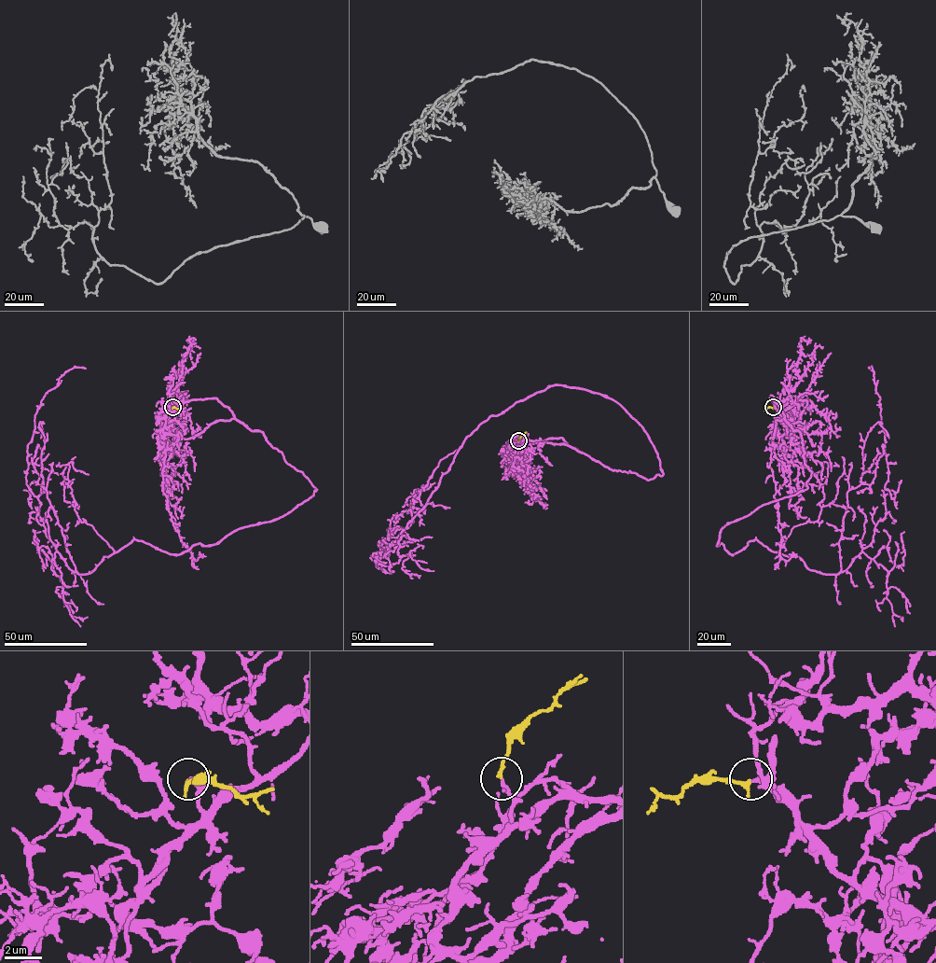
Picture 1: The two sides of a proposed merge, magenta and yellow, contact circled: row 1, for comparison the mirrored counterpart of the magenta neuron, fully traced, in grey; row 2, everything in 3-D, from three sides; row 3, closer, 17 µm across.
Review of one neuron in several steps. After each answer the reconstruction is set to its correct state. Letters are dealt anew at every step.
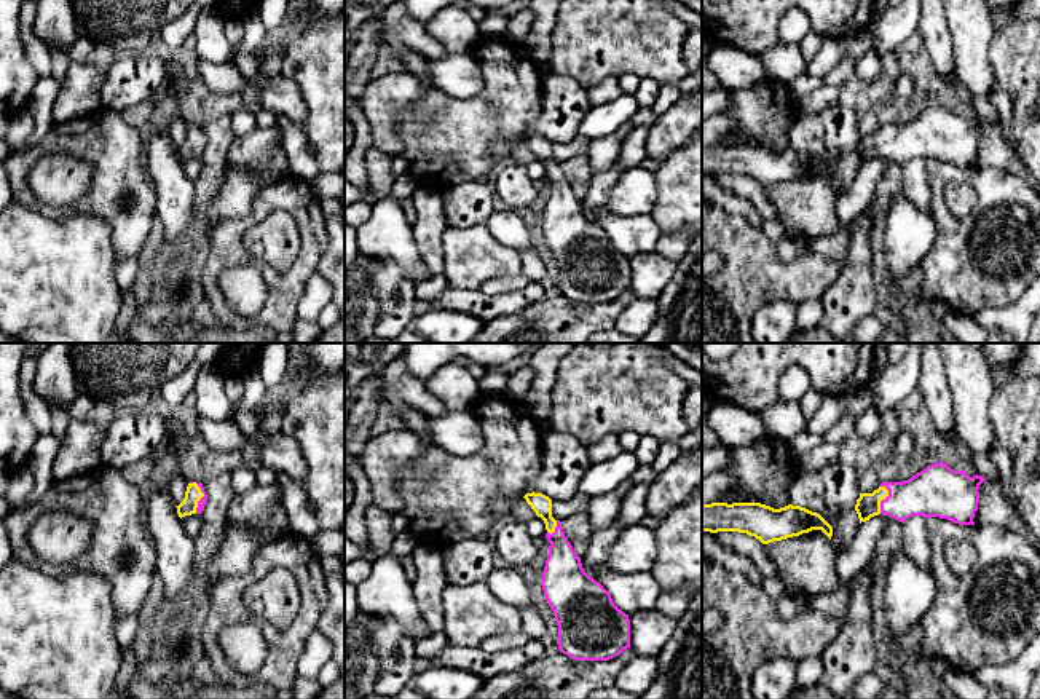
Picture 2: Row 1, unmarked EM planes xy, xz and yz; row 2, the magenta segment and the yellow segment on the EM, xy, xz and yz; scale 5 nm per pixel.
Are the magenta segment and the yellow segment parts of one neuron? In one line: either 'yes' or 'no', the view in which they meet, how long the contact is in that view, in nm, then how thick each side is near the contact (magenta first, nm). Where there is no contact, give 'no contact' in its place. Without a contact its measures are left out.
yes; meets magenta in yz; contact 150 nm long; 240 nm thick on the magenta side, 120 nm on the other

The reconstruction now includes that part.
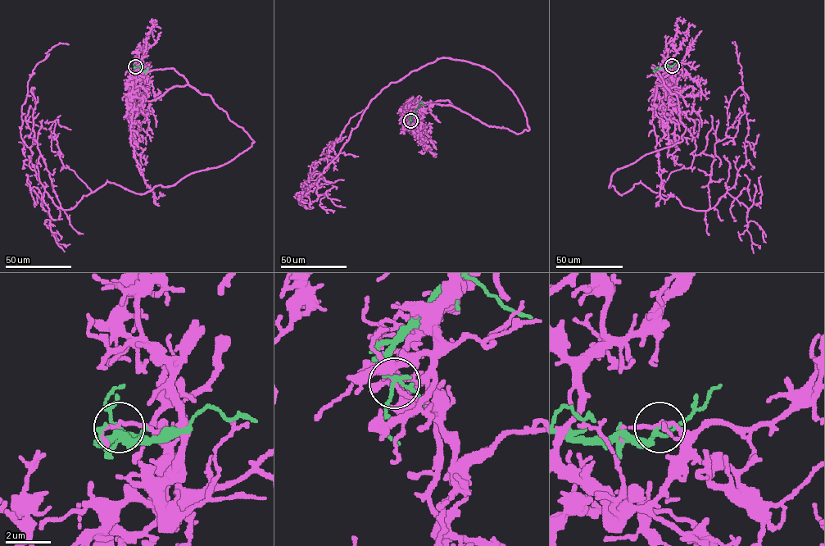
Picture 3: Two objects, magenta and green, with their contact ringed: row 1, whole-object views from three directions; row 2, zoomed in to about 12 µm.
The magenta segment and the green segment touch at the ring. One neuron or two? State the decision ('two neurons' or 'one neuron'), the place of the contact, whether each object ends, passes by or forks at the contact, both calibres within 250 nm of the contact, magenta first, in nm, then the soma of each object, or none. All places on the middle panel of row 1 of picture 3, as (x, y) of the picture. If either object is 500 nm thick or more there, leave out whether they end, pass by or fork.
two neurons | (410, 120) | magenta passes by | green forks | 130/160 nm | magenta none | green none

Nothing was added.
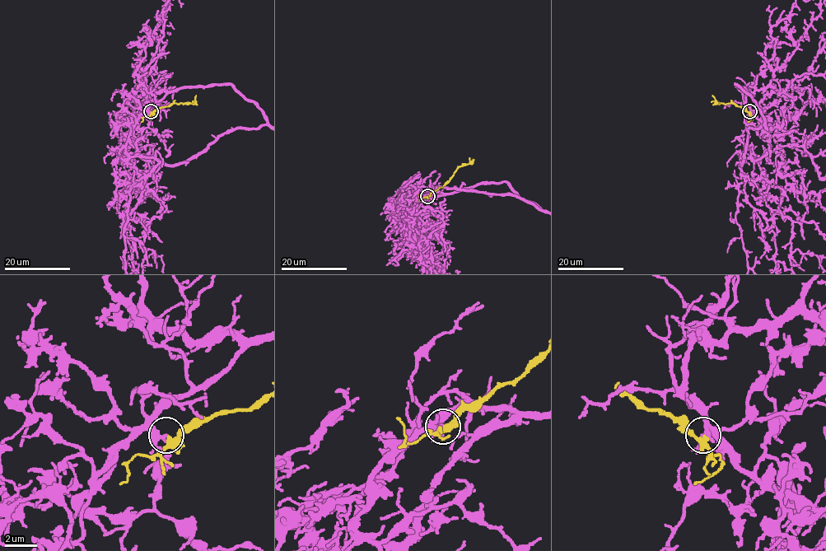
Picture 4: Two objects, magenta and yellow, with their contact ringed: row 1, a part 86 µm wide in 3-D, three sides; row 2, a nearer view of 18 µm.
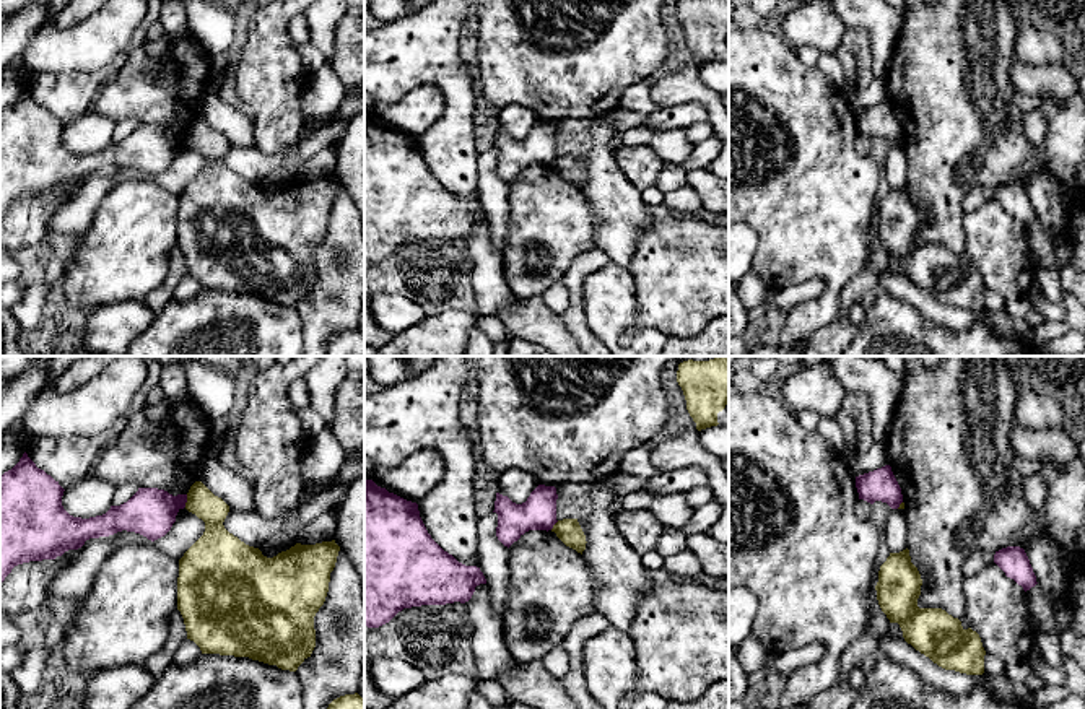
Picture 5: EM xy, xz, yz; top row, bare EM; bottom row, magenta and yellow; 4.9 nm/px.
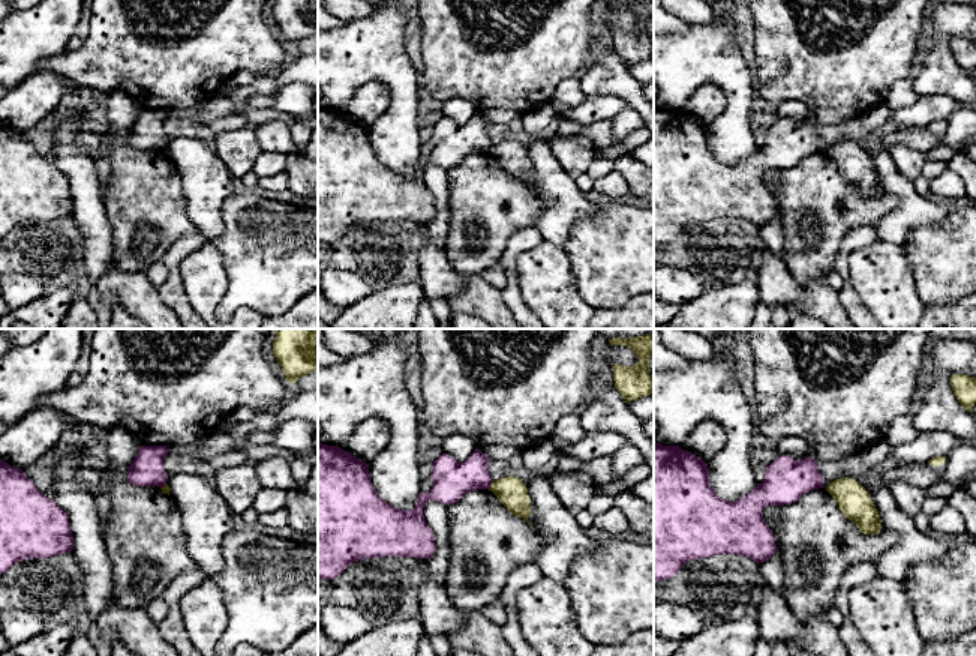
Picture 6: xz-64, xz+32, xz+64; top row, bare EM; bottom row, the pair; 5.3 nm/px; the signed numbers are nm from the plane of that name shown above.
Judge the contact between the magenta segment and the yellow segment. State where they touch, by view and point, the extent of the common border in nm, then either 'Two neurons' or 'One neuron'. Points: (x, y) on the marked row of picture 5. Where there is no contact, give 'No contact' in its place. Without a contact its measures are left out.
Touches magenta at xy (186, 501). Shared border 70 nm. Two neurons

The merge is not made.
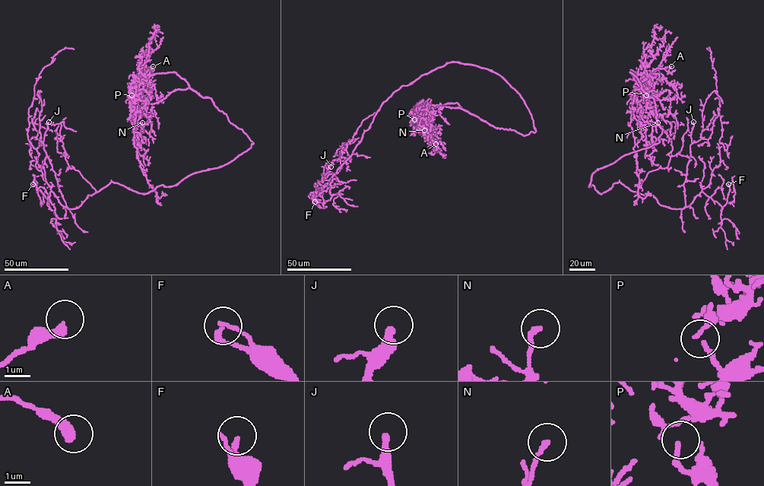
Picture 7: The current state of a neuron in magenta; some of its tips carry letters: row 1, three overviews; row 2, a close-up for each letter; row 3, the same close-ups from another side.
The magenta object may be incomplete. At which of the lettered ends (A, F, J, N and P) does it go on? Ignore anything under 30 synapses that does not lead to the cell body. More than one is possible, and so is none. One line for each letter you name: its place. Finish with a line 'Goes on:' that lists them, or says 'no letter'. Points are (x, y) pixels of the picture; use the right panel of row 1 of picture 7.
A: at (671, 66)
J: at (693, 122)
Goes on: A, J

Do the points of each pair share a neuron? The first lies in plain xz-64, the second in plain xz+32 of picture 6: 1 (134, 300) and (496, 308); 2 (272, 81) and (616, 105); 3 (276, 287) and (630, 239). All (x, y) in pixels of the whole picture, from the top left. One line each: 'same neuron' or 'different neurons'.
1: same neuron
2: different neurons
3: same neuron

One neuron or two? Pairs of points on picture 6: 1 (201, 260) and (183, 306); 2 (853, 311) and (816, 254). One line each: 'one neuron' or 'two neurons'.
1: two neurons
2: two neurons

